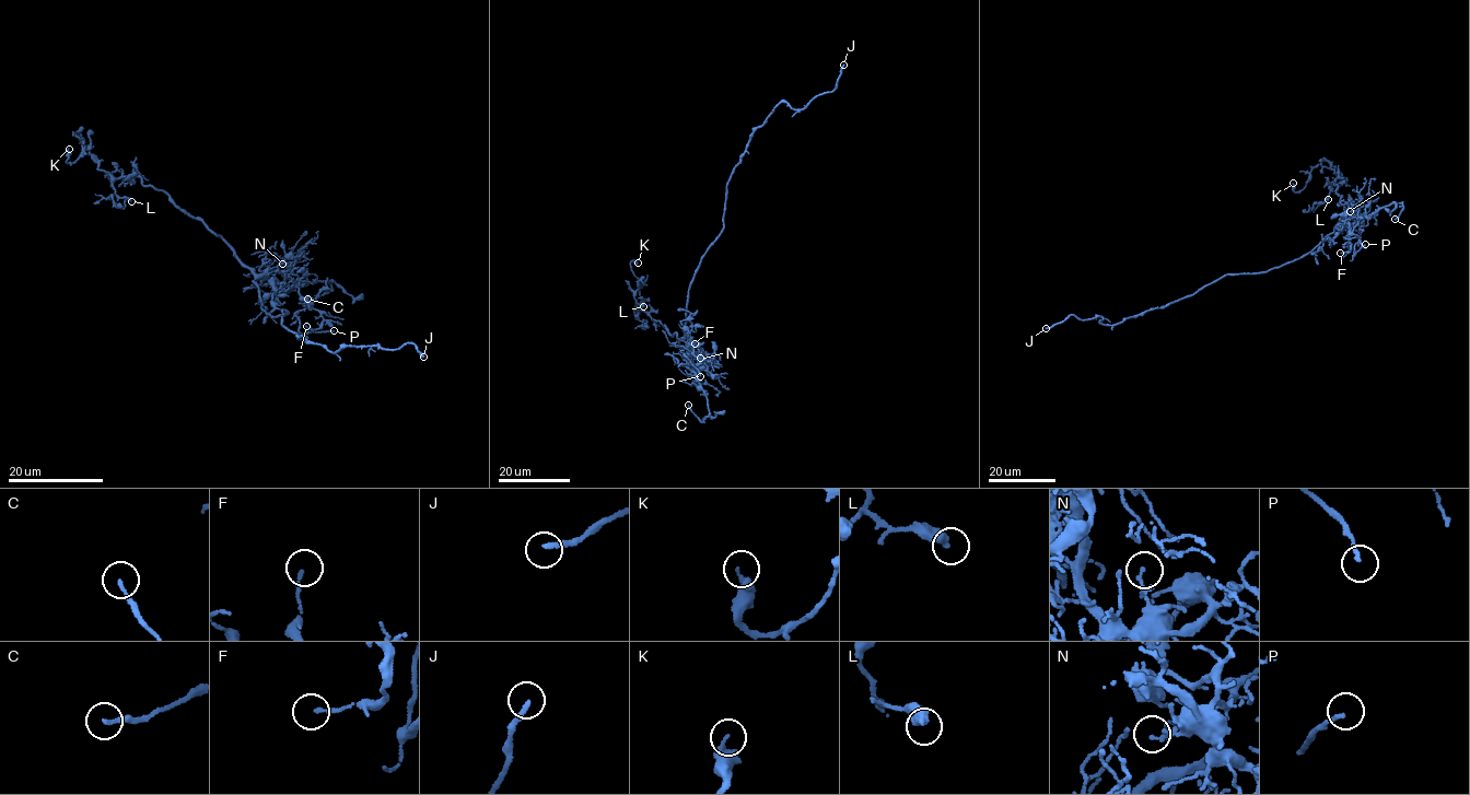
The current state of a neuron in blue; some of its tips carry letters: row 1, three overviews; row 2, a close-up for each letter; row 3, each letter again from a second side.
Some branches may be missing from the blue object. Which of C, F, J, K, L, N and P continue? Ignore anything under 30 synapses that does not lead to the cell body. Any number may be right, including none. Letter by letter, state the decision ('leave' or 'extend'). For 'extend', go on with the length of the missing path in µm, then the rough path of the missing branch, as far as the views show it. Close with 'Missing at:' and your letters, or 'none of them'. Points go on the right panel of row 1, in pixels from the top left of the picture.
C: leave
F: leave
J: extend; missing 30 µm
K: leave
L: leave
N: leave
P: leave
Missing at: J

